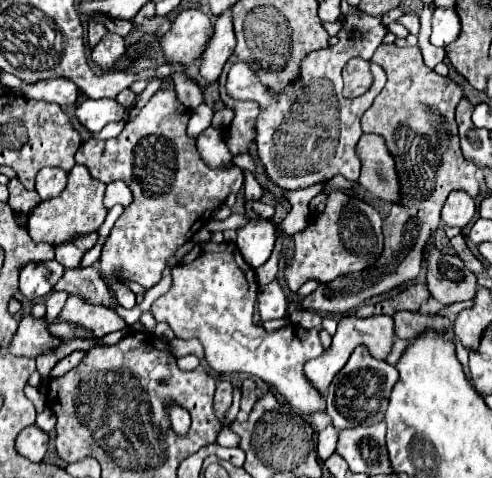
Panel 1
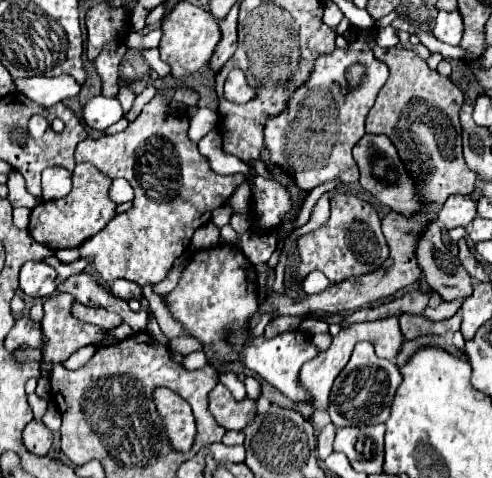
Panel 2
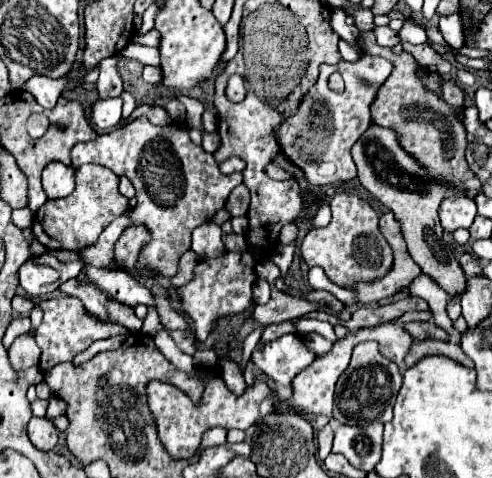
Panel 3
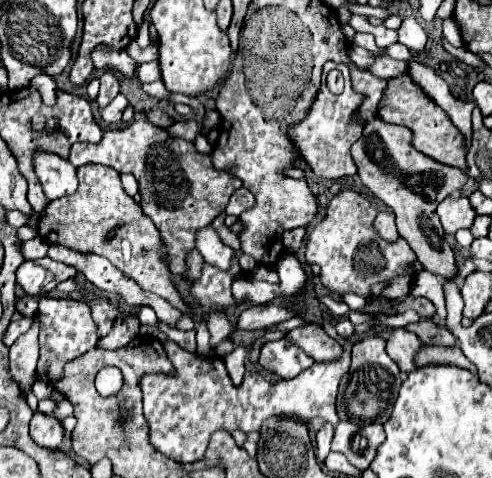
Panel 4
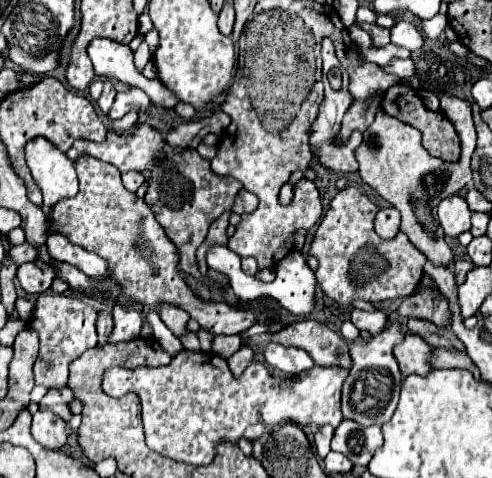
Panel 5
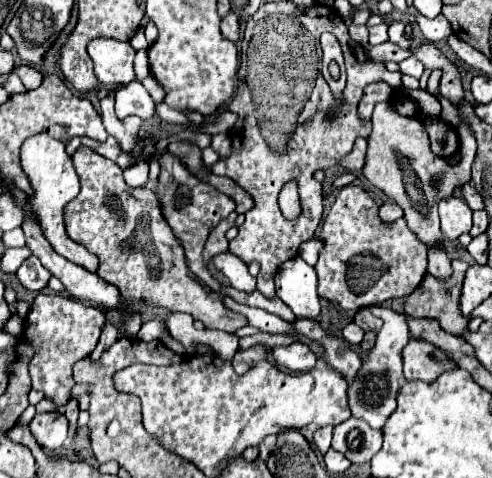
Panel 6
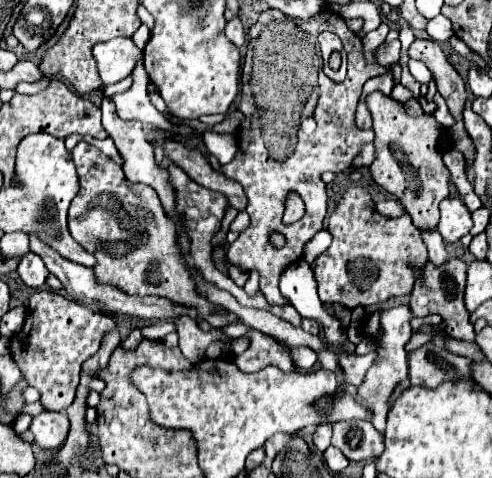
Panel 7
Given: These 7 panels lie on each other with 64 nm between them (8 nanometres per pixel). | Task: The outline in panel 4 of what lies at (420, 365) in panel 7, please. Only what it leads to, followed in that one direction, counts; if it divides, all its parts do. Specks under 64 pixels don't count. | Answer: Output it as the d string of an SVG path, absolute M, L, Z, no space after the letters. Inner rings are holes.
M394 328L394 330L378 332L378 336L384 336L388 340L388 354L402 372L412 372L418 368L414 358L422 348L422 342L418 340L416 334L408 332L406 328Z

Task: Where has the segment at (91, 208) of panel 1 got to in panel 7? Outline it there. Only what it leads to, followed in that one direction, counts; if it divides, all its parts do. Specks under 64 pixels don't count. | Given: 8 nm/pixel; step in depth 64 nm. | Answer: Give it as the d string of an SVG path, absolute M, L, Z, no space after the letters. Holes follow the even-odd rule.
M84 140L74 146L72 160L80 176L80 190L70 204L68 226L72 238L96 256L94 274L98 284L116 286L130 296L156 294L182 306L194 306L200 318L210 322L212 328L238 322L232 312L214 314L212 304L204 296L198 296L186 262L176 248L176 226L160 206L154 188L128 184L122 166Z

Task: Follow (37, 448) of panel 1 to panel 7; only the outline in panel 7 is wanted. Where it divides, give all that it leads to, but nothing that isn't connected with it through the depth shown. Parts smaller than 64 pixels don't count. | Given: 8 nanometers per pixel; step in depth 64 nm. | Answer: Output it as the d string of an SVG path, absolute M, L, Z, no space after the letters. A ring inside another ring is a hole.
M48 412L34 416L30 430L40 448L60 448L64 436L68 434L68 418L64 412Z

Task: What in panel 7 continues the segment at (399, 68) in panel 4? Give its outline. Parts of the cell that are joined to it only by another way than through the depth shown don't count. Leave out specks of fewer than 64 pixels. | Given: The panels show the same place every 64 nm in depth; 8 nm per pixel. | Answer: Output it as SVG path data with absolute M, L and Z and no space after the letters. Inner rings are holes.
M410 60L410 62L408 62L408 68L410 68L410 74L412 74L420 84L430 84L430 82L432 82L432 74L430 74L430 70L428 70L422 62Z

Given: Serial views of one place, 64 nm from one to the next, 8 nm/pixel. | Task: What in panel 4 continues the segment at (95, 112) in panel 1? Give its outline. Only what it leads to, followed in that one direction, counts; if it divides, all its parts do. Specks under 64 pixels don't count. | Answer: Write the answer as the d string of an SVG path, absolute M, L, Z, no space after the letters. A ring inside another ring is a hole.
M118 94L104 110L100 110L102 120L104 120L106 124L116 124L116 122L120 122L122 112L128 108L128 104L130 104L130 100L128 100L124 94Z

